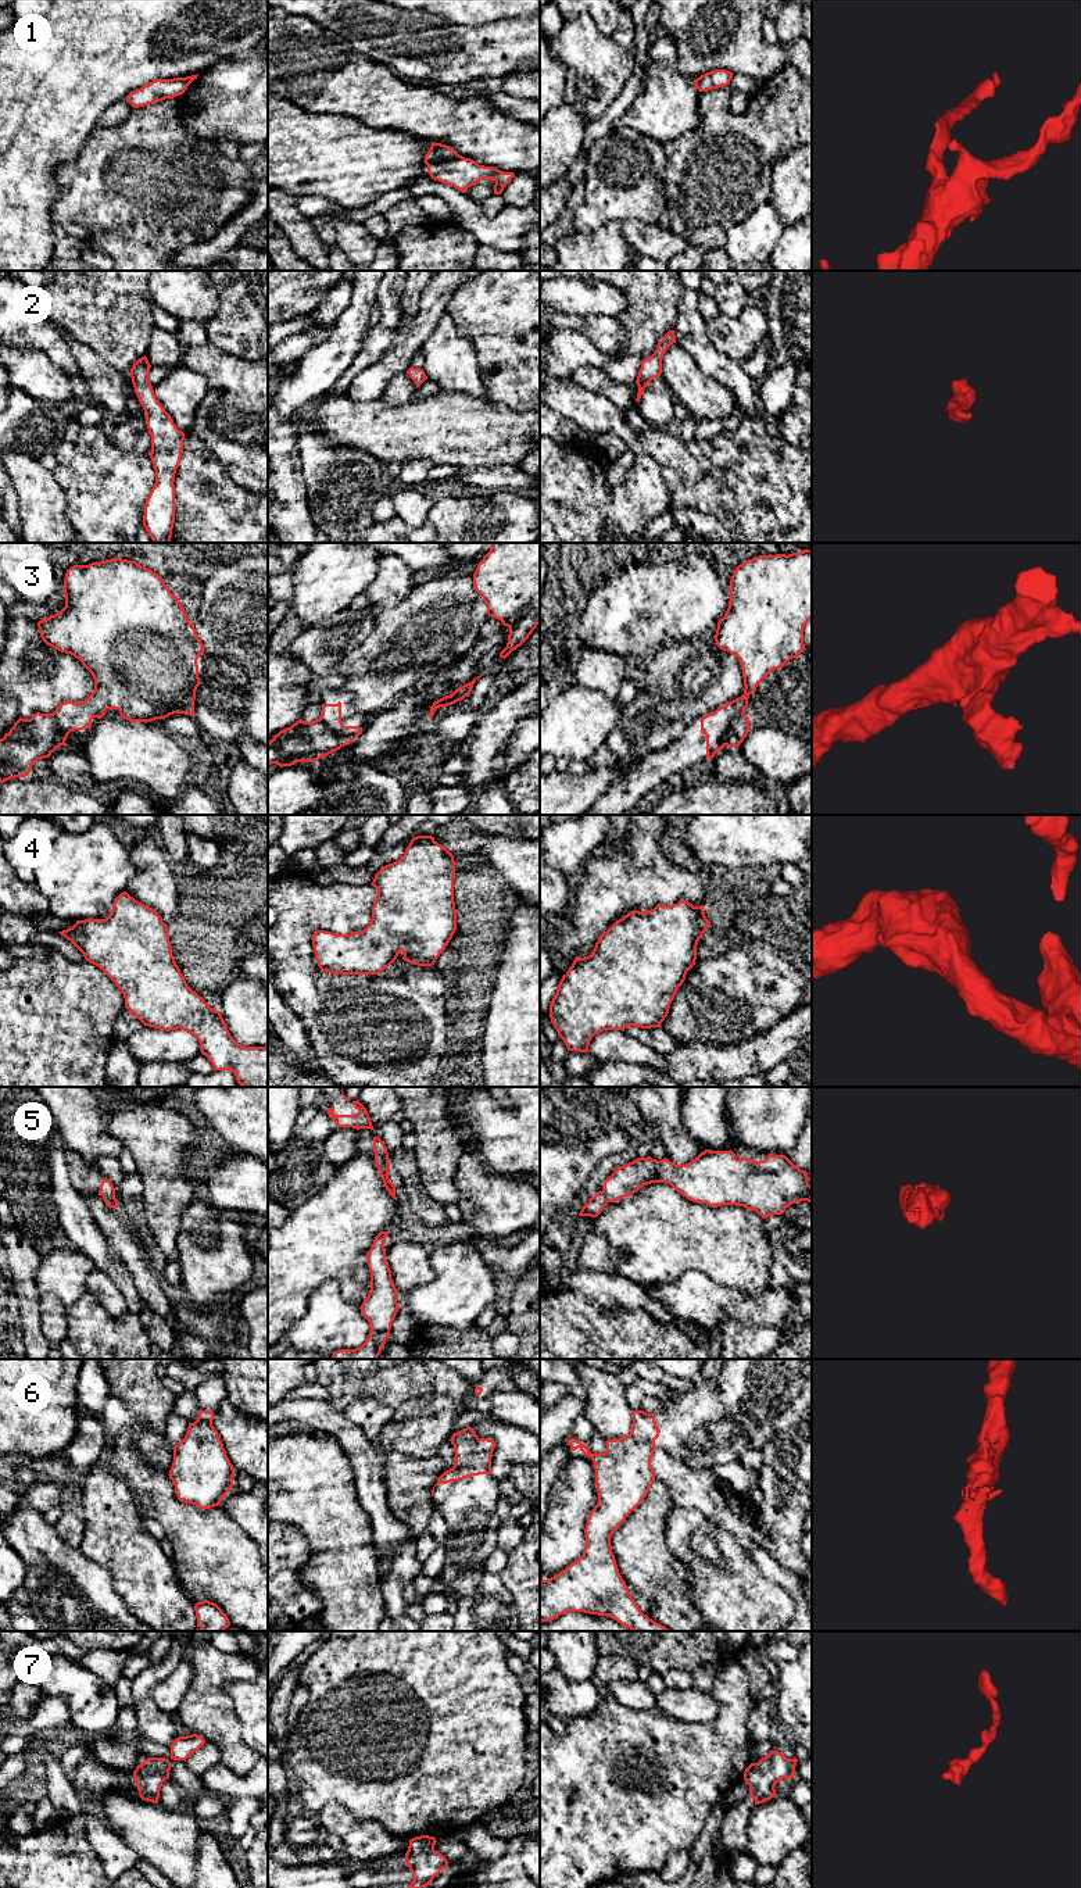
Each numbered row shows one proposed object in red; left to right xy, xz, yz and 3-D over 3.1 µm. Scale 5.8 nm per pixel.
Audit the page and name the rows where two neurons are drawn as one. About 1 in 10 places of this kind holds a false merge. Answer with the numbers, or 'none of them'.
3

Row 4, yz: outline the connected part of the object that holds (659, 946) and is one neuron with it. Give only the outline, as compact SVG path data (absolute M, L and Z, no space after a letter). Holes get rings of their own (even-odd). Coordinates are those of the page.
M679 901L673 905L656 905L647 912L631 911L604 932L588 956L574 958L550 1005L551 1022L568 1051L588 1052L591 1038L604 1030L661 1027L687 972L695 965L698 941L709 925L704 905Z

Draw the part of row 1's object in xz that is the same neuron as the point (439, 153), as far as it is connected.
M436 142L425 155L425 164L427 174L434 180L454 186L462 193L482 179L493 179L495 182L494 194L501 194L515 175L494 167L479 165L476 161L459 155L452 147Z

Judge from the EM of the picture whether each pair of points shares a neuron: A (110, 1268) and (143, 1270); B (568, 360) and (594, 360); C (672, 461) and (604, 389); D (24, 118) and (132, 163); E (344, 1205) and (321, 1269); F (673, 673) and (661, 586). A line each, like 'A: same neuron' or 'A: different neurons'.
A: different neurons
B: same neuron
C: different neurons
D: different neurons
E: same neuron
F: different neurons

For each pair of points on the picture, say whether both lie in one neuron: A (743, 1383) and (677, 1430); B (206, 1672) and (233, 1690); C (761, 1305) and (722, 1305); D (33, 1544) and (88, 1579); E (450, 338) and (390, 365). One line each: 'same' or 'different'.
A: same
B: different
C: same
D: same
E: different

